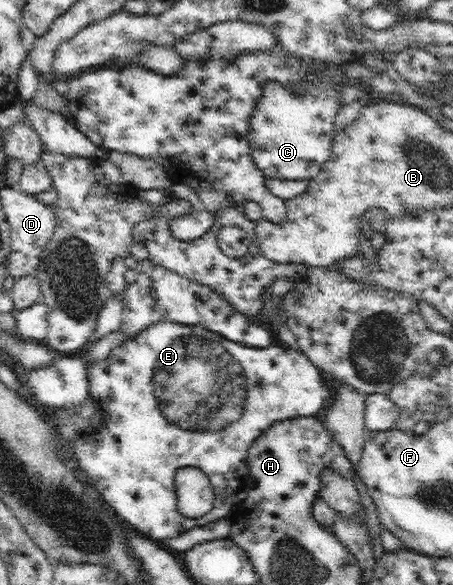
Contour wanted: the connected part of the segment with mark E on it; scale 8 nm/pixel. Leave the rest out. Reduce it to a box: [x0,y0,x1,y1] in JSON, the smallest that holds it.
[54,321,332,543]

